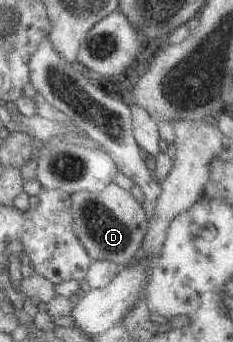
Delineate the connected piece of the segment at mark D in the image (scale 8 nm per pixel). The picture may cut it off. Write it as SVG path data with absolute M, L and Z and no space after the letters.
M110 182L97 192L73 191L69 195L69 210L72 216L72 231L79 239L92 261L108 260L125 266L126 262L142 245L148 218L143 207L133 195L115 183Z

